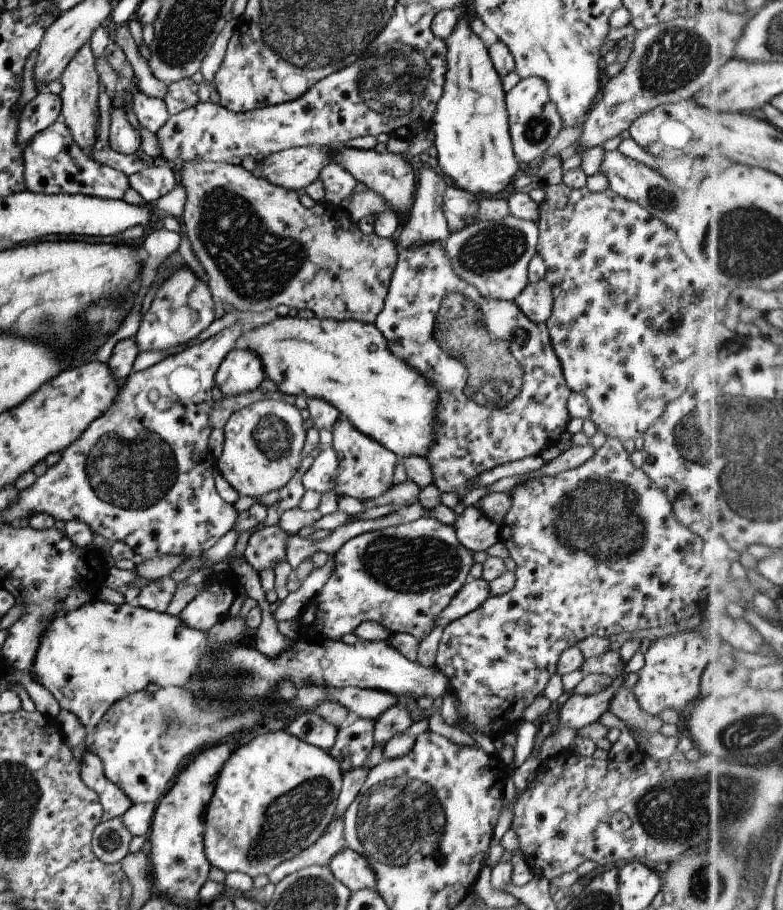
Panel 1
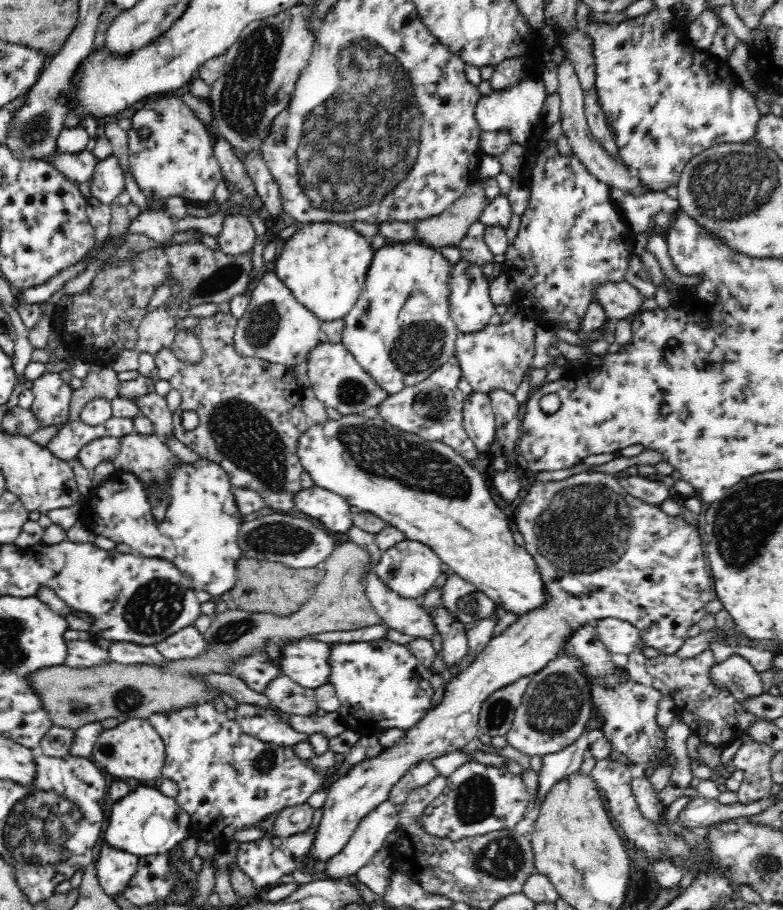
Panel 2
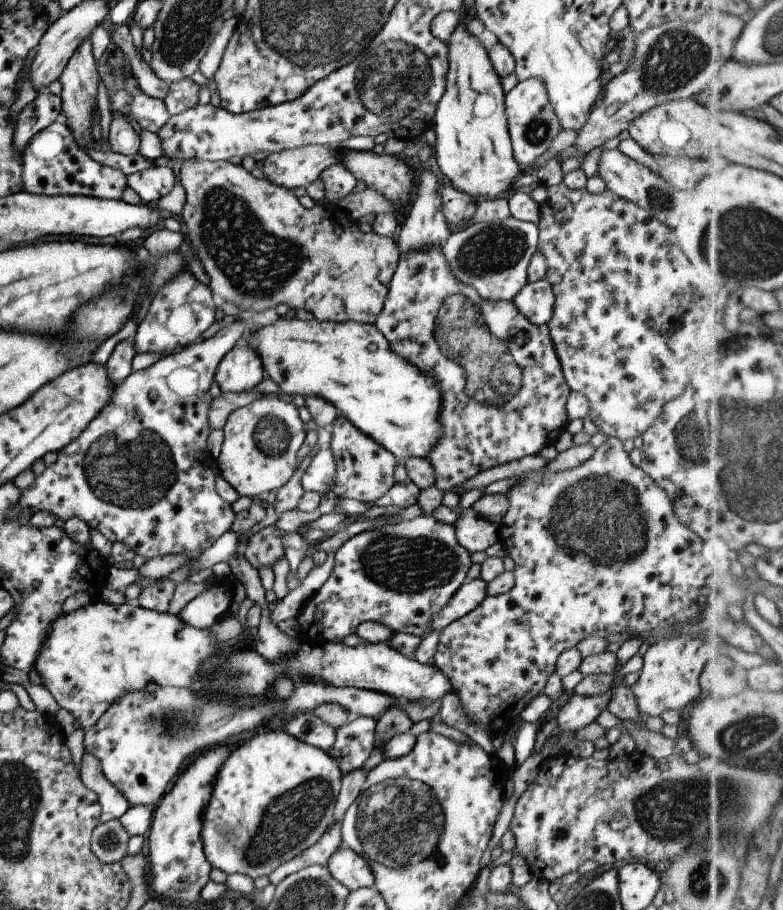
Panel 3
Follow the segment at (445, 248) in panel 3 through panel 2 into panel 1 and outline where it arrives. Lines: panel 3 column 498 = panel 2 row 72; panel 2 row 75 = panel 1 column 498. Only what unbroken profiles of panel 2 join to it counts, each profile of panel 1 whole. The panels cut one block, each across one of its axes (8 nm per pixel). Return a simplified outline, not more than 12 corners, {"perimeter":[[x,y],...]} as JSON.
{"perimeter":[[508,215],[451,233],[454,276],[483,299],[528,284],[535,223]]}

